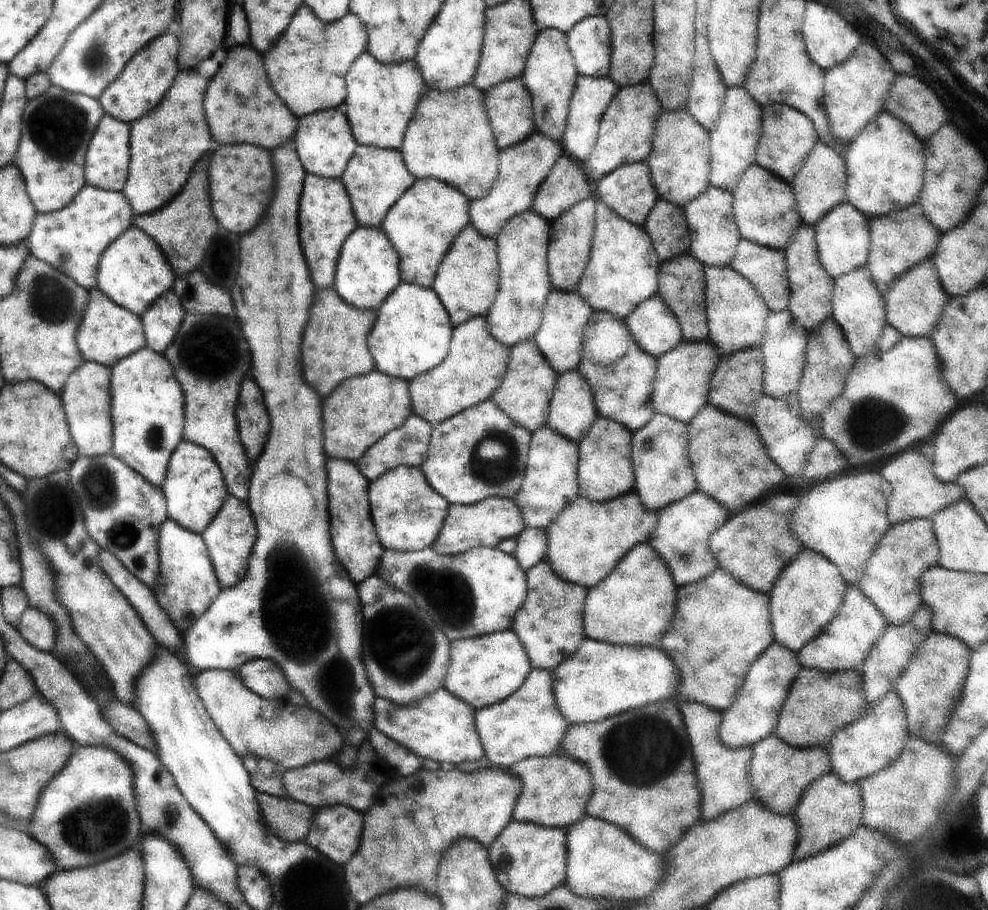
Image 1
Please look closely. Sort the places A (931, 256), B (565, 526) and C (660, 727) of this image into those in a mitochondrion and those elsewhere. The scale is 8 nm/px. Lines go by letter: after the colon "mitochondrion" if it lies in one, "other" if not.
A: other
B: other
C: mitochondrion

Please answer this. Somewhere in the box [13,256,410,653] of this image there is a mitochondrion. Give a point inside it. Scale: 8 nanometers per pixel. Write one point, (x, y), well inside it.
(51, 300)

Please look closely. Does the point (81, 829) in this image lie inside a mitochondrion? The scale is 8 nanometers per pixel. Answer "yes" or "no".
yes

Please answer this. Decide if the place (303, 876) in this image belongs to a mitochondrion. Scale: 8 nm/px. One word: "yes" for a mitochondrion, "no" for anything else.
yes

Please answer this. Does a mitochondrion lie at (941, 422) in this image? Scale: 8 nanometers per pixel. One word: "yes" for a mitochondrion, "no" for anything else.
no

